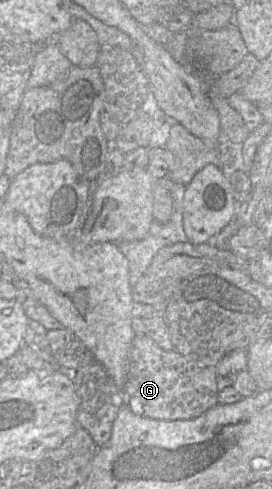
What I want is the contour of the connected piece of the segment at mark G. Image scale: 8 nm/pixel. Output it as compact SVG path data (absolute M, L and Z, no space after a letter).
M136 334L130 352L124 395L131 410L157 420L186 420L198 417L218 402L217 371L177 351L160 348L146 334Z

